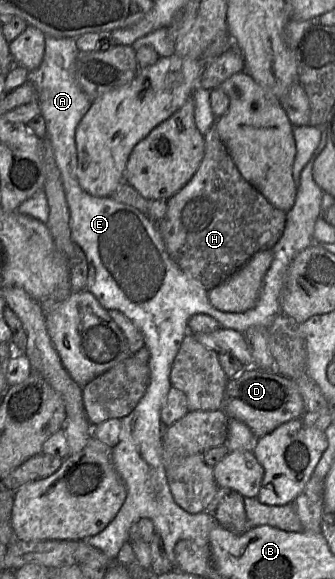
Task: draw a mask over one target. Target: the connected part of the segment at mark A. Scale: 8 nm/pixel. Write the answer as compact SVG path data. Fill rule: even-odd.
M45 36L42 63L37 69L28 71L27 76L27 82L32 84L38 92L38 103L46 122L46 138L50 142L60 174L65 169L69 171L69 164L72 164L72 134L76 135L77 126L92 103L80 89L75 78L74 68L78 52L75 38Z

